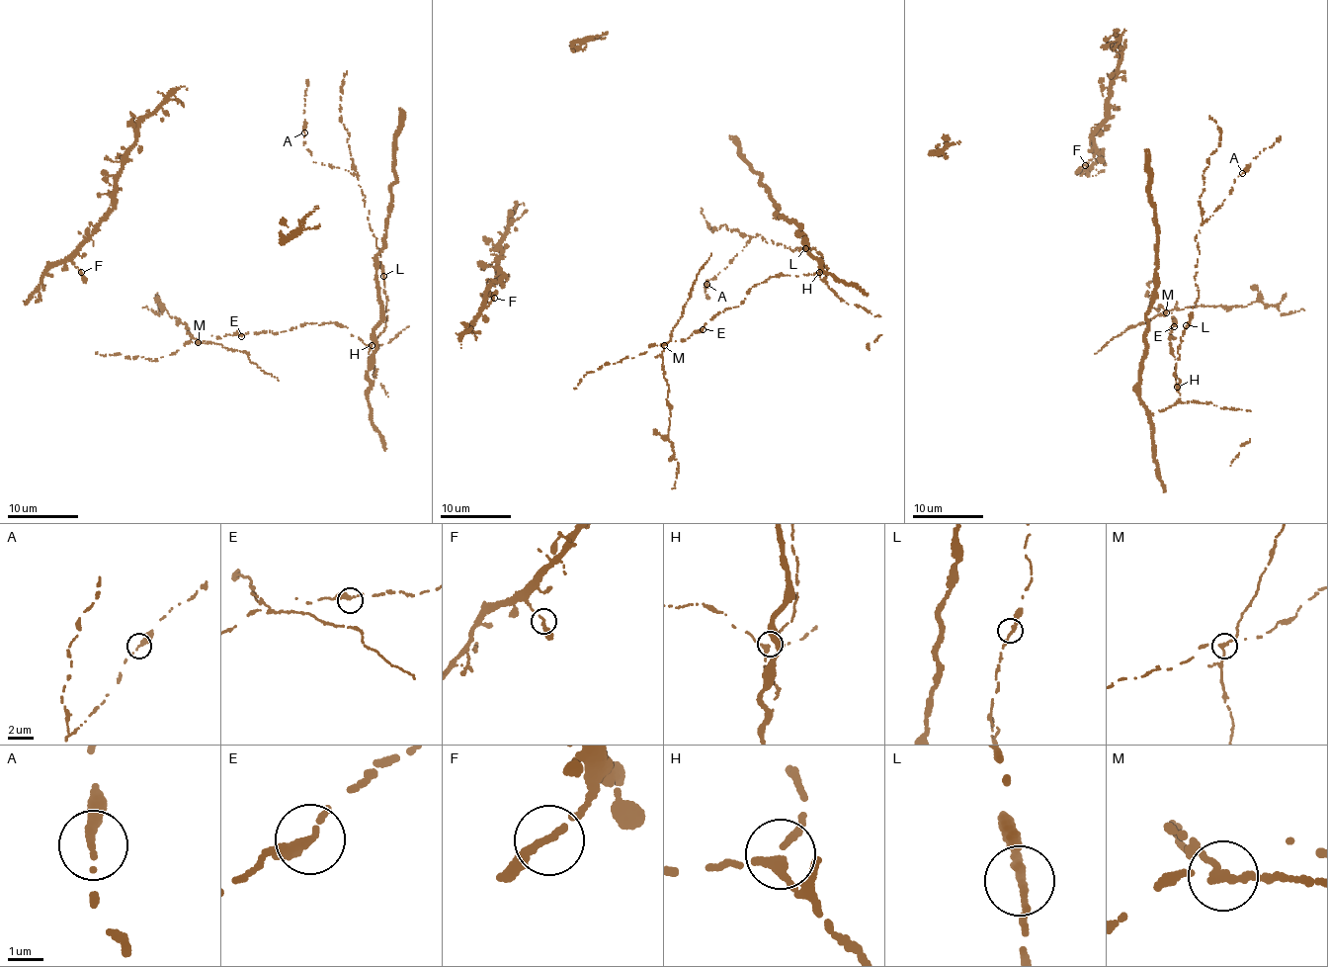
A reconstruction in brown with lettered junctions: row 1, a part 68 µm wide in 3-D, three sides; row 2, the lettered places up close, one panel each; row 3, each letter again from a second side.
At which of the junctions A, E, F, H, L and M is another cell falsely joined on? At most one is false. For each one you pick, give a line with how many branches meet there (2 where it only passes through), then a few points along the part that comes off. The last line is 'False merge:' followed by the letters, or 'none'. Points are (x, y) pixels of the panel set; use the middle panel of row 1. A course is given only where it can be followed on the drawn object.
M: branches 2; course (664, 345), (662, 369), (669, 387), (668, 439), (679, 468), (672, 488)
False merge: M

